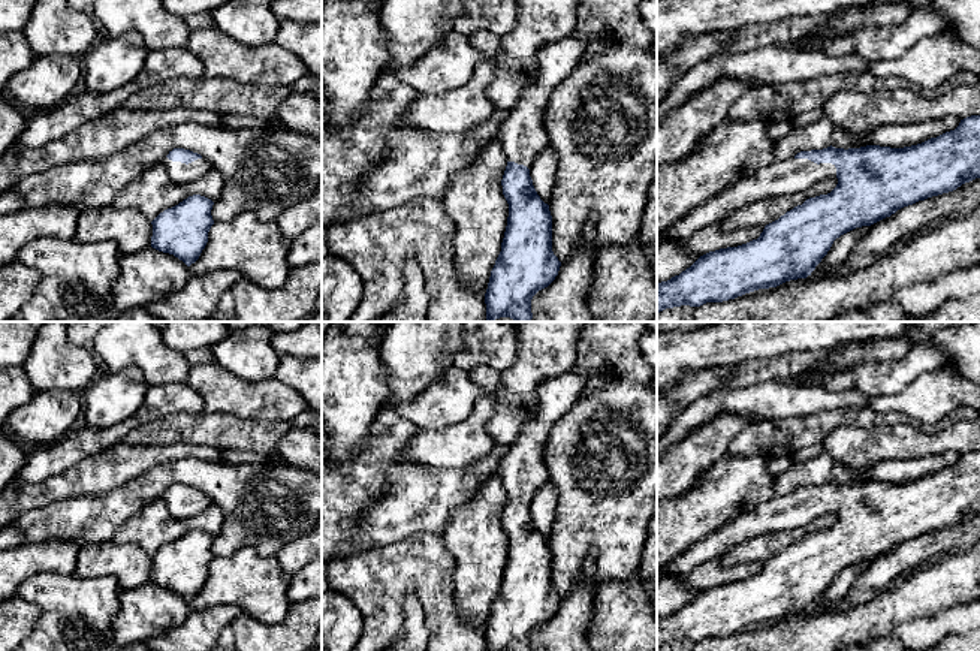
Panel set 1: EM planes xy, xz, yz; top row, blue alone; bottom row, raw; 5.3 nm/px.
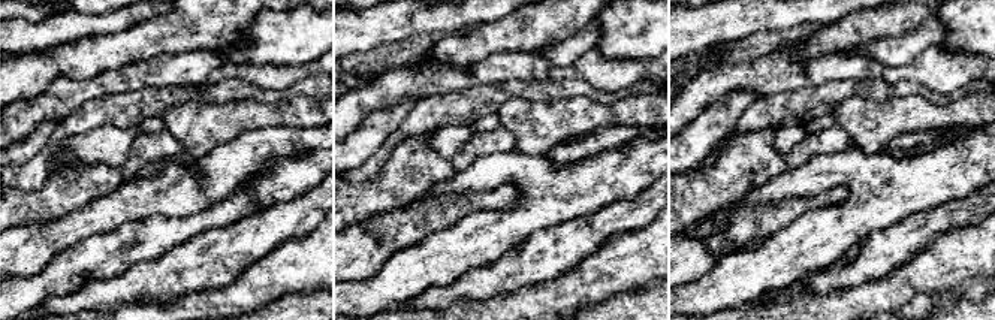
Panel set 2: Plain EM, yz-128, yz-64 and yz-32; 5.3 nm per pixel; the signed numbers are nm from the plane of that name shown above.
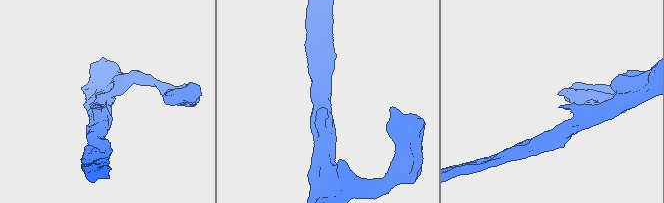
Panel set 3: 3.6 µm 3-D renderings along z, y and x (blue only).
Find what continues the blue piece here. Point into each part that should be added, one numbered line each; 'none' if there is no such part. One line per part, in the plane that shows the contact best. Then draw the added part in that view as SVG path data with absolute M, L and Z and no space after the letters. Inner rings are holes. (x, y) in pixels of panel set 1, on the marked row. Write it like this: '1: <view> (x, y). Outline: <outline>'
1: yz (781, 177). Outline: M794 157L790 160L775 160L759 169L754 175L733 181L723 192L688 211L664 229L657 236L657 242L664 239L687 239L696 230L720 221L747 204L778 195L803 192L817 181L830 177L836 177L836 168L832 163L817 165L808 159Z

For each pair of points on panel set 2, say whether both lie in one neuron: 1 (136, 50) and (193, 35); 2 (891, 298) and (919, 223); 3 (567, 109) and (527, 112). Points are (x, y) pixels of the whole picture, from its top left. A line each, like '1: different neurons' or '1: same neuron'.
1: same neuron
2: different neurons
3: same neuron

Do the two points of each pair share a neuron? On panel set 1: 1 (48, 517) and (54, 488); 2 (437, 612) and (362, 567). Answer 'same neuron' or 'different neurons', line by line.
1: different neurons
2: same neuron

